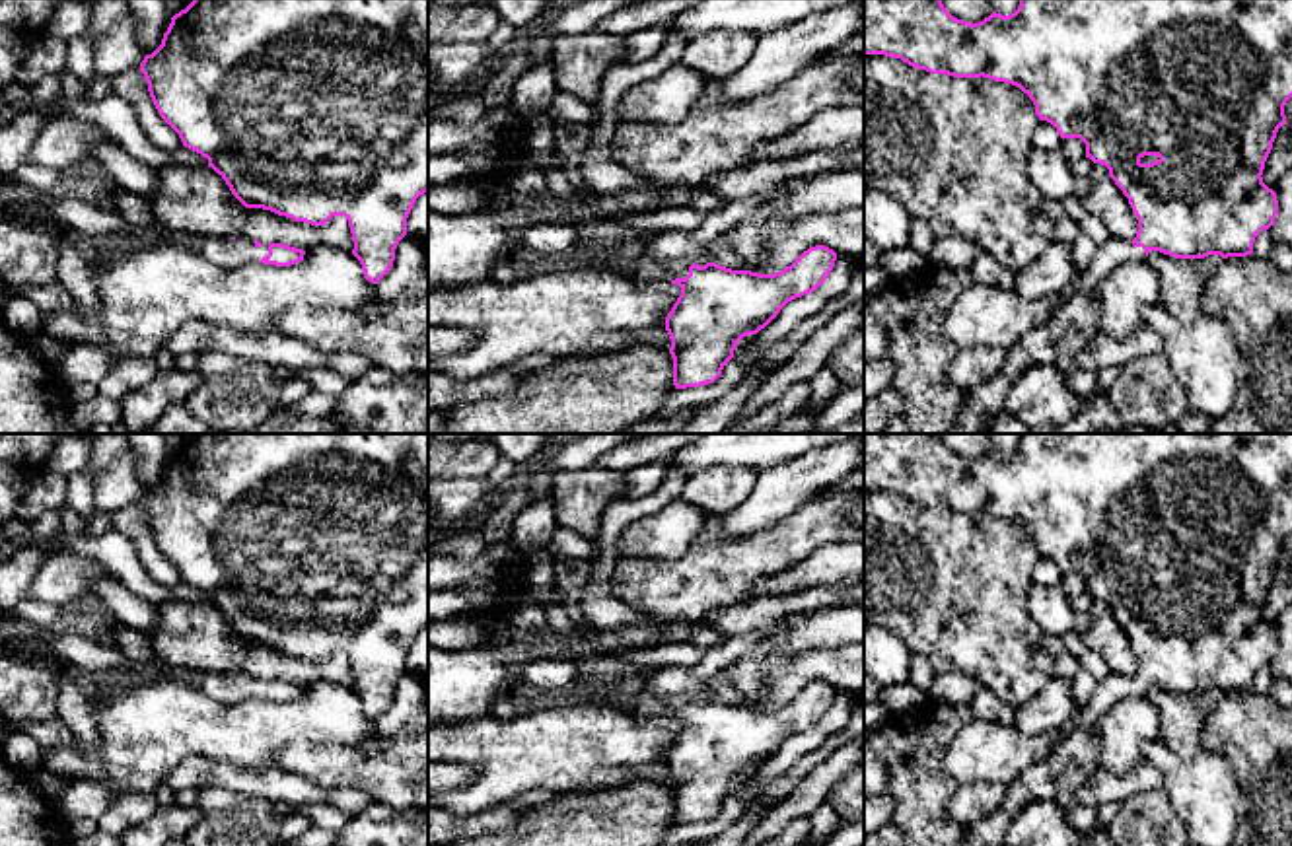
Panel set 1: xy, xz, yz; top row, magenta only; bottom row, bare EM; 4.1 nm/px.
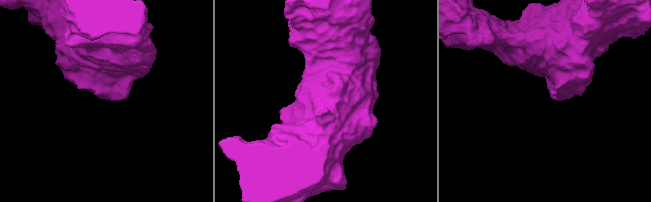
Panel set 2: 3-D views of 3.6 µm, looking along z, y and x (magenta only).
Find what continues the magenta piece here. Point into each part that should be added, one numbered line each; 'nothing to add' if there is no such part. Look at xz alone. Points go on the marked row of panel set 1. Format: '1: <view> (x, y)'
1: xz (670, 253)

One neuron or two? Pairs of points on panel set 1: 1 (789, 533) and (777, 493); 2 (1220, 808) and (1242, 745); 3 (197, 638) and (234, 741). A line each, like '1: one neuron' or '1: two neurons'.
1: two neurons
2: two neurons
3: two neurons

